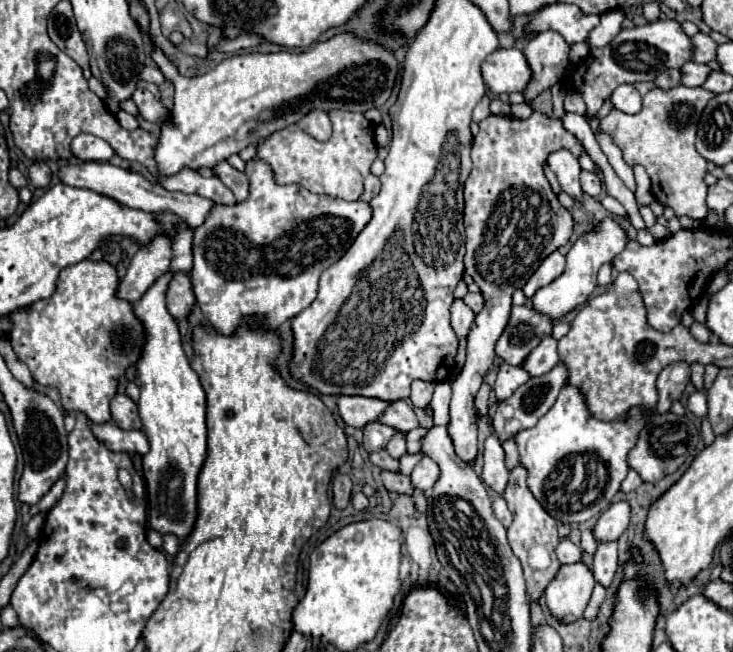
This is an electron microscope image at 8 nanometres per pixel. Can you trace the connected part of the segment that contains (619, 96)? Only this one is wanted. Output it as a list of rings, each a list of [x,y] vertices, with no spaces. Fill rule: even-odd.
[[[621,84],[613,90],[611,102],[617,110],[625,114],[637,114],[641,110],[641,94],[633,84]]]

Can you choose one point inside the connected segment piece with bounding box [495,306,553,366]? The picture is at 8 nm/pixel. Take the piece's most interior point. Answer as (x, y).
(527, 328)

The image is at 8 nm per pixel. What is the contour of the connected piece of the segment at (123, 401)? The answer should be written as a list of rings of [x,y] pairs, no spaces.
[[[115,394],[111,398],[111,416],[113,416],[113,422],[121,430],[133,430],[133,428],[139,430],[141,428],[137,404],[127,394]]]

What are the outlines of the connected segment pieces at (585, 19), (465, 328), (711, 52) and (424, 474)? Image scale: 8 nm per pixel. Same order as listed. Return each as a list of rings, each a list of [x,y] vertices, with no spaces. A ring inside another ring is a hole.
[[[551,4],[529,18],[523,34],[541,34],[553,30],[561,34],[567,44],[575,44],[585,42],[597,24],[599,16],[583,14],[575,4]]]
[[[455,298],[451,304],[451,326],[459,338],[465,338],[469,334],[473,320],[475,320],[475,314],[471,312],[471,308],[467,308],[463,300]]]
[[[703,32],[695,34],[691,38],[691,44],[695,44],[695,56],[691,58],[693,62],[697,64],[709,64],[715,60],[715,50],[717,50],[717,44]]]
[[[423,456],[423,460],[419,460],[419,464],[411,472],[411,484],[421,492],[429,492],[437,482],[437,478],[439,478],[439,466],[427,456]]]

